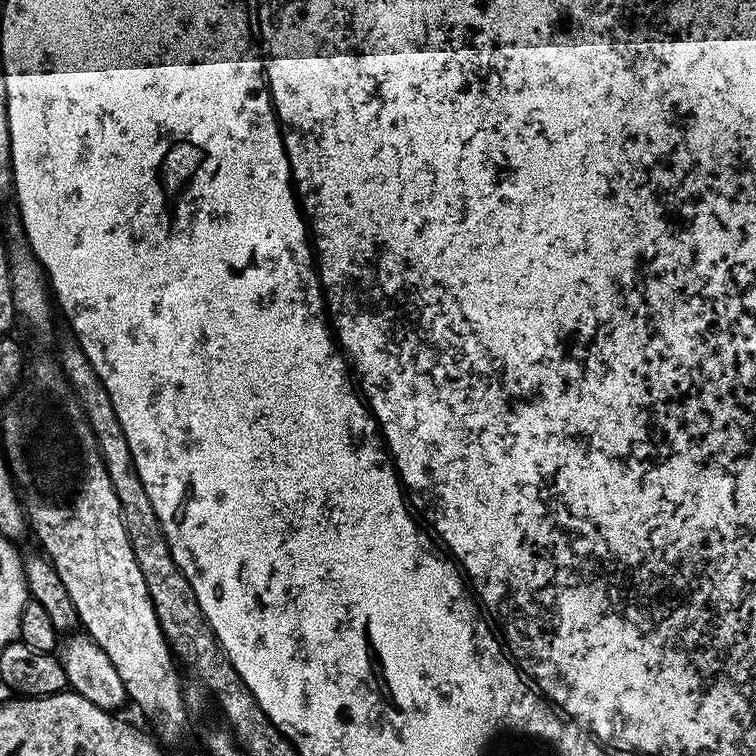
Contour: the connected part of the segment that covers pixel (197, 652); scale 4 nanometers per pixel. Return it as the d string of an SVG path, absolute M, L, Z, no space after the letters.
M69 342L62 345L58 363L76 397L80 399L82 410L96 435L106 474L110 474L110 486L114 486L114 494L118 494L126 538L130 538L130 550L134 550L138 570L142 570L142 578L146 578L146 590L158 614L164 637L168 639L168 647L185 669L194 664L204 676L204 627L208 624L208 619L202 614L202 606L198 606L198 598L194 598L194 590L186 574L170 554L170 546L158 522L158 514L154 514L154 506L150 506L146 486L142 486L142 478L138 478L138 470L130 454L130 442L126 442L126 434L122 434L122 422L118 422L118 414L114 414L110 394L106 394L106 386L102 386L94 366L90 366L79 344Z

